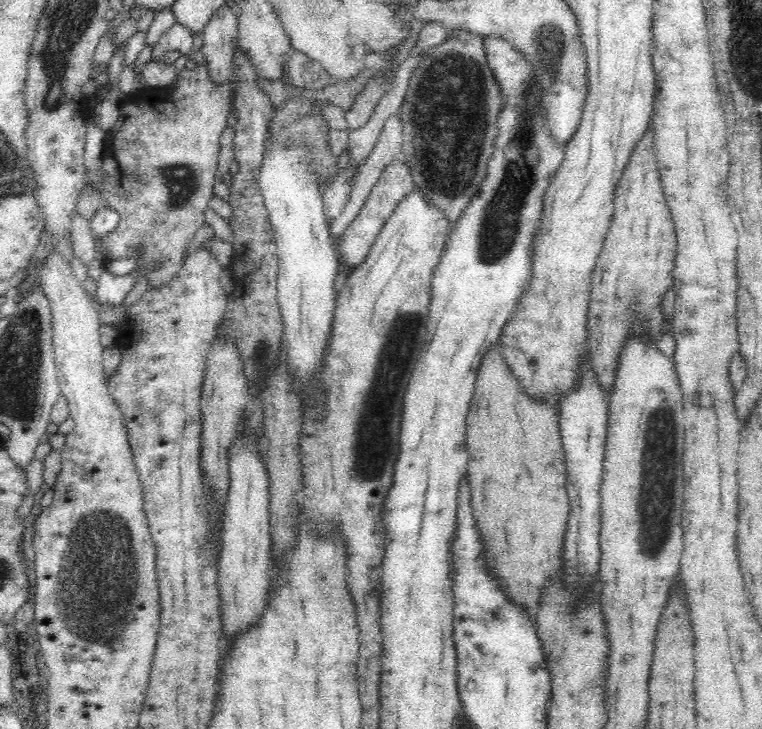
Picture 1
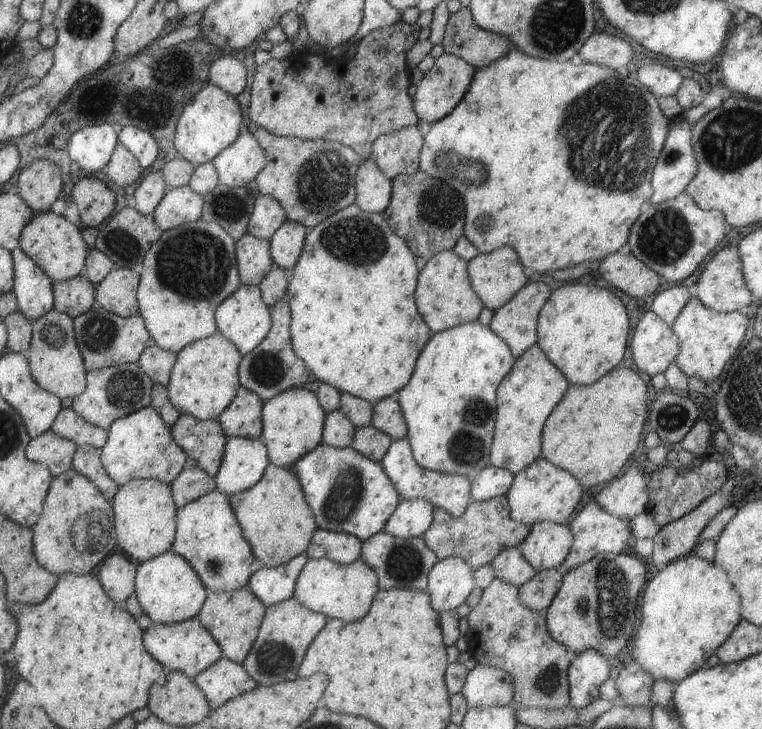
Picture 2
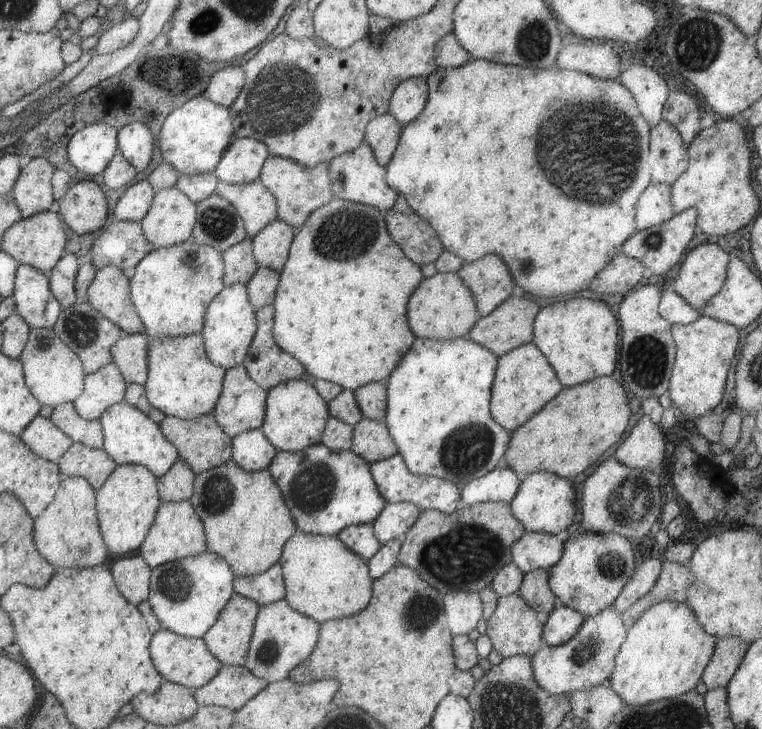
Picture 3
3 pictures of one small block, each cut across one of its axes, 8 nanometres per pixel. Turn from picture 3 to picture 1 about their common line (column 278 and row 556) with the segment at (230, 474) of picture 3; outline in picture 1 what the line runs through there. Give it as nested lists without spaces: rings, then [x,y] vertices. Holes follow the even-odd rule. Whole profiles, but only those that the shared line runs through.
[[[494,342],[494,344],[486,350],[486,354],[482,356],[482,362],[480,362],[480,366],[478,366],[478,372],[476,372],[474,396],[472,396],[470,402],[466,424],[466,439],[469,453],[466,476],[468,476],[468,483],[470,483],[471,505],[474,518],[476,519],[481,538],[483,538],[485,546],[488,546],[487,554],[488,557],[490,557],[488,558],[489,568],[491,568],[491,572],[493,572],[495,577],[501,582],[501,585],[505,586],[505,591],[509,596],[511,596],[515,602],[521,604],[521,606],[525,608],[525,611],[533,618],[534,614],[536,614],[536,608],[538,608],[538,600],[540,600],[540,596],[542,596],[546,584],[548,584],[548,576],[552,576],[552,574],[556,574],[556,572],[560,570],[561,555],[563,554],[562,544],[564,544],[565,541],[566,520],[568,514],[570,514],[568,494],[565,490],[567,484],[565,453],[559,432],[559,414],[556,403],[528,395],[521,387],[519,380],[513,375],[509,364],[504,360],[502,354],[500,354],[500,349],[501,344]]]

